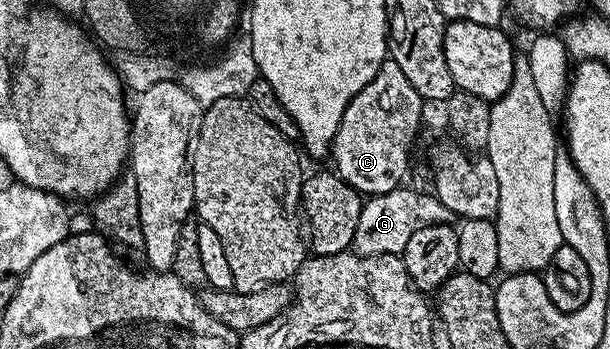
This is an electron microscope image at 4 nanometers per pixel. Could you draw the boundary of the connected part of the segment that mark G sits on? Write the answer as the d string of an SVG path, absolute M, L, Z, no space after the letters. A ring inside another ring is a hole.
M400 186L387 194L370 197L364 201L361 216L354 231L352 247L360 256L393 253L402 255L410 238L423 226L435 223L454 223L455 212L440 204L434 193L411 190L408 186Z

